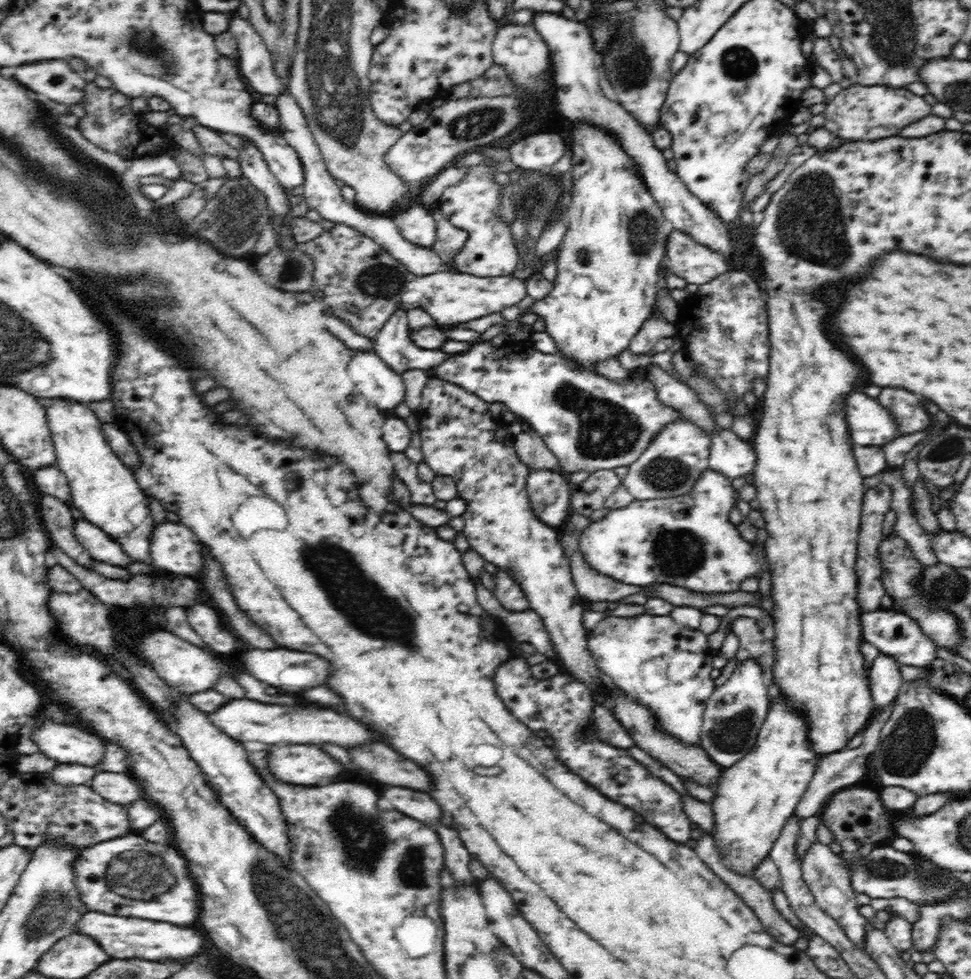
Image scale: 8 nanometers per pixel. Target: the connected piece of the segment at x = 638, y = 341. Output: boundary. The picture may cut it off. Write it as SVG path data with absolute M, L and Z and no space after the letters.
M654 310L634 335L629 348L633 354L648 354L653 350L653 346L663 338L676 337L679 329L676 324L666 321Z

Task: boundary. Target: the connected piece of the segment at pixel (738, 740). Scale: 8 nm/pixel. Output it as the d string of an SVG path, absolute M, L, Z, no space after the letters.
M748 659L737 664L730 678L716 687L707 701L700 742L708 756L724 769L742 760L756 744L760 726L766 720L770 704L768 687L764 684L764 671L760 663Z

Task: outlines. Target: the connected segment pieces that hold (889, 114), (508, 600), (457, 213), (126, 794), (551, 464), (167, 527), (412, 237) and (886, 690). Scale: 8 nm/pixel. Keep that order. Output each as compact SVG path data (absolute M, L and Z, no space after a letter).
M855 80L854 85L849 88L842 89L834 98L826 102L824 113L825 123L823 127L829 130L833 136L846 140L846 142L868 142L868 140L880 140L880 138L888 136L896 136L900 134L902 128L906 128L909 124L924 118L931 114L932 106L906 88L893 88L883 85L860 85Z
M497 569L493 580L494 596L502 603L506 610L522 612L523 610L530 609L528 597L508 571Z
M485 163L471 166L460 182L442 191L438 200L442 214L450 224L468 232L467 241L452 260L452 267L456 267L458 272L488 278L508 276L520 267L522 256L512 237L512 227L498 215L502 183L494 179L497 173L496 167Z
M114 772L96 774L90 782L90 788L114 804L130 804L142 796L142 790L134 778Z
M536 432L515 436L516 455L529 470L557 470L558 459Z
M180 522L154 524L150 536L150 557L159 572L200 579L205 568L196 535Z
M404 203L392 218L400 234L412 244L431 247L436 240L436 222L429 207L416 203Z
M880 653L870 664L868 687L874 700L872 717L876 713L890 706L898 695L898 688L902 684L901 664L890 655Z

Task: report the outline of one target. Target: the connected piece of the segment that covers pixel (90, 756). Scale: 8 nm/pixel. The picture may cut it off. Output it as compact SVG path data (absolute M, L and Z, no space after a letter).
M54 722L36 728L32 740L38 744L44 756L60 764L84 764L84 766L98 764L106 746L102 738L90 732Z

